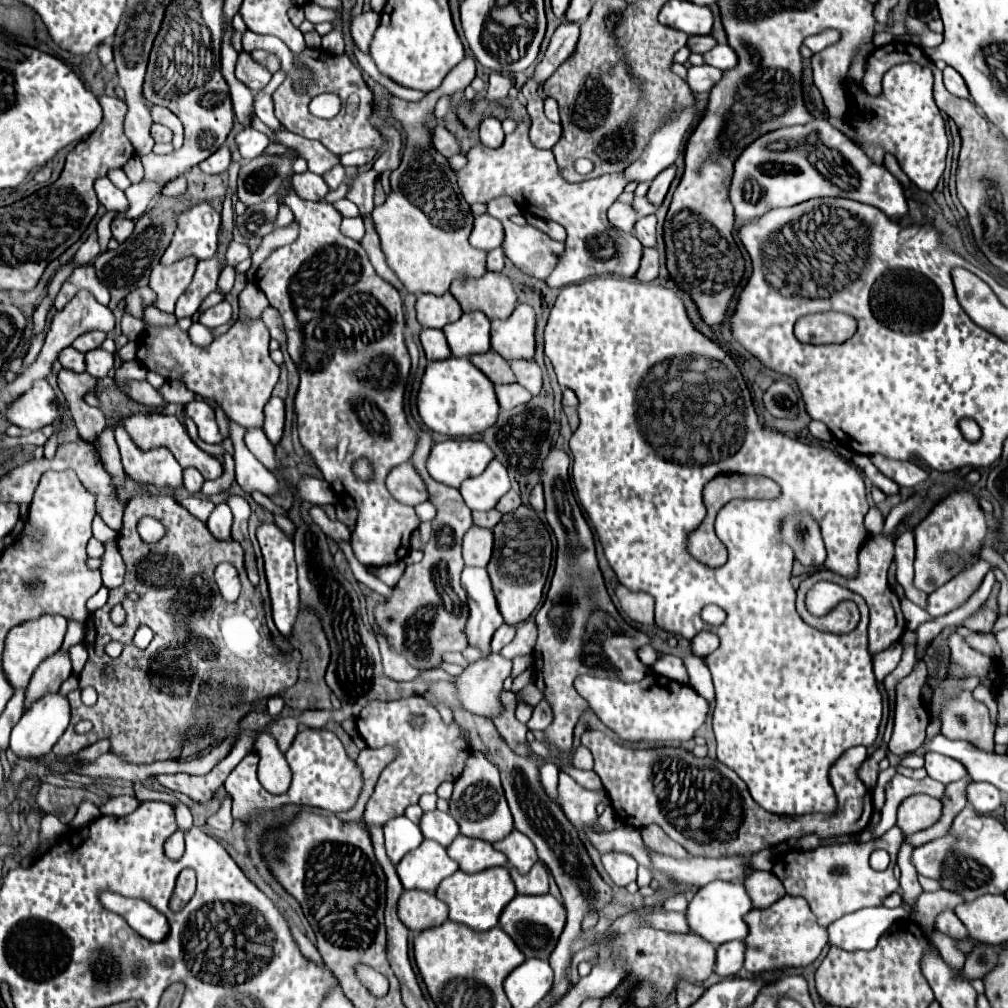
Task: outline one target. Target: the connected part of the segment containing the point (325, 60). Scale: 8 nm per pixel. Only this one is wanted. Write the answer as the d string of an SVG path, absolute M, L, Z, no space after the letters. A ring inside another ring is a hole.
M245 31L243 35L243 49L247 53L255 51L255 49L263 49L263 51L269 51L271 55L275 55L281 63L285 61L283 65L283 71L285 71L285 81L279 85L279 89L273 93L273 103L275 103L275 117L291 131L291 133L297 133L301 137L309 137L309 139L317 139L321 141L327 149L331 149L335 155L345 155L349 151L355 151L355 149L375 149L377 153L383 151L383 137L379 135L379 131L371 125L369 117L371 117L371 111L373 111L373 93L371 89L367 87L367 83L363 81L363 75L361 75L361 69L357 65L353 65L349 61L347 55L329 55L327 51L323 49L305 49L305 53L301 55L303 63L313 71L313 75L317 77L317 83L305 93L305 95L297 95L291 87L293 83L293 77L295 77L295 67L293 67L293 53L287 49L287 45L277 39L277 37L271 37L271 35L257 35L257 33L251 33L251 31ZM319 93L337 93L341 97L341 111L337 117L333 119L317 119L309 113L307 105L309 101L319 95Z

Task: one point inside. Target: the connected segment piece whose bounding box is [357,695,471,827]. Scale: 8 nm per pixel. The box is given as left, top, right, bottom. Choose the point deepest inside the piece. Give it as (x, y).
(437, 752)

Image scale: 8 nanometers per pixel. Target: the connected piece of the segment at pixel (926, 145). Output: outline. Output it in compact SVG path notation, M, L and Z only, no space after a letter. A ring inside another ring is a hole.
M901 63L885 73L879 97L867 95L859 85L851 85L849 91L853 101L849 121L863 139L863 151L877 163L883 163L885 153L895 155L903 173L907 173L920 190L932 192L945 171L947 135L943 117L933 101L931 69L919 63Z

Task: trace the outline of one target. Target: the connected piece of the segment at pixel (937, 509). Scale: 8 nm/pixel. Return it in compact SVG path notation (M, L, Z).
M959 489L937 501L929 515L913 529L913 533L916 546L913 585L929 595L953 577L953 569L941 567L939 553L955 551L959 555L977 555L987 537L987 521L975 495L967 489Z

